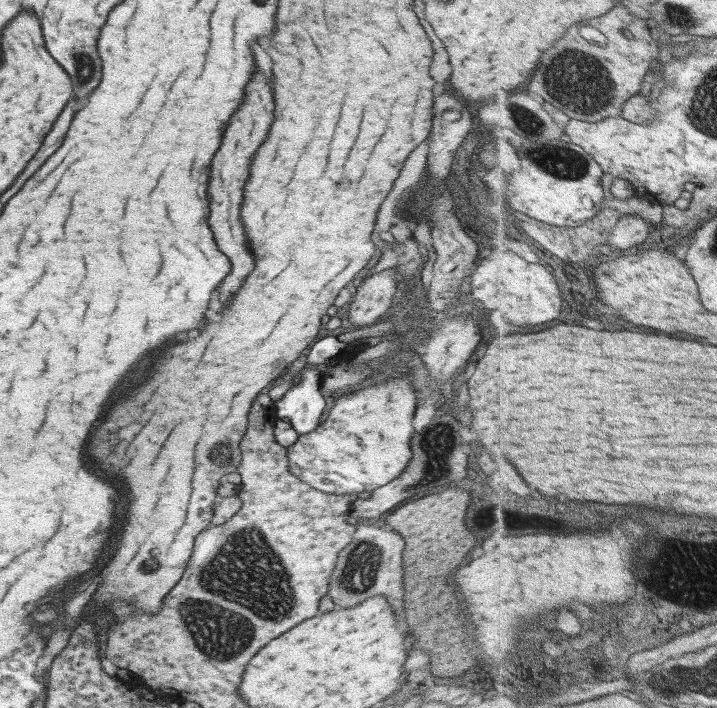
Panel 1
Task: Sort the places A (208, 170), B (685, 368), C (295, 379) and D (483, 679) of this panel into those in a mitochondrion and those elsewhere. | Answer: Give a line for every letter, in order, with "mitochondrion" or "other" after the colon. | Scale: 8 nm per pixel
A: other
B: other
C: other
D: other

